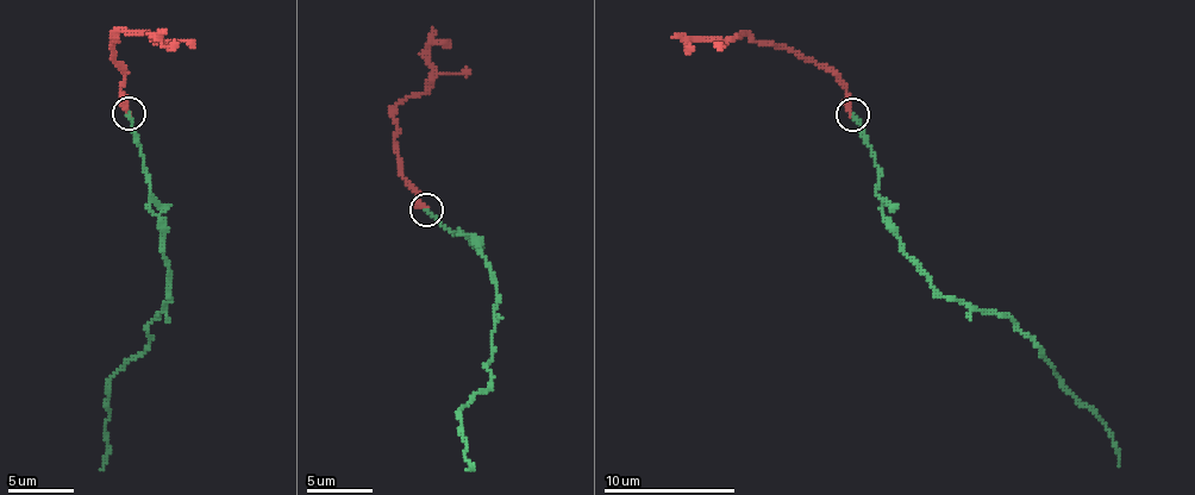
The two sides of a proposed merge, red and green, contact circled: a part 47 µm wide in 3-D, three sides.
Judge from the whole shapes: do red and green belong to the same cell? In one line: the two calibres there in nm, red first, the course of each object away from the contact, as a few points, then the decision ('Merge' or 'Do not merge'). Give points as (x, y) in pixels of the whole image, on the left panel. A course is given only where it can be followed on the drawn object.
Thickness 200 nm (red) against 140 nm. Course of red: (130, 112), (120, 86), (125, 75), (111, 45), (117, 41), (114, 35), (145, 31), (164, 47), (177, 43). Course of green: (130, 112), (146, 169), (169, 292), (148, 326), (149, 346), (110, 380), (105, 430), (107, 450), (100, 470). Do not merge

